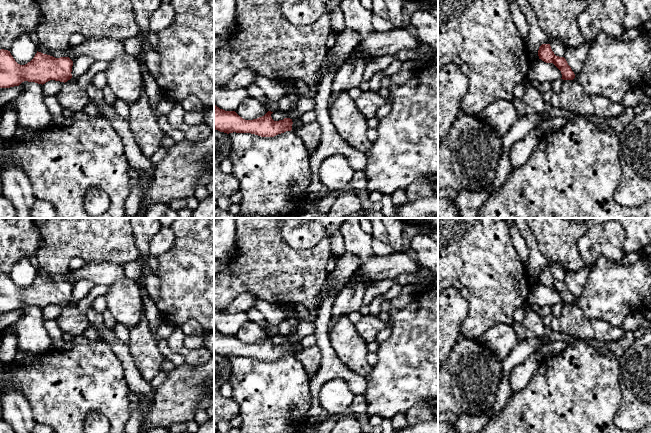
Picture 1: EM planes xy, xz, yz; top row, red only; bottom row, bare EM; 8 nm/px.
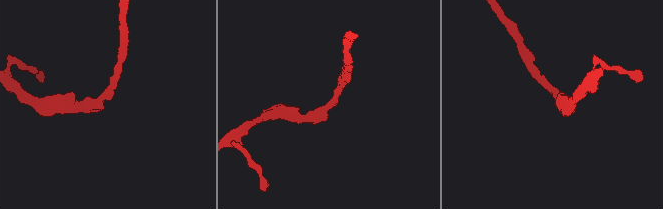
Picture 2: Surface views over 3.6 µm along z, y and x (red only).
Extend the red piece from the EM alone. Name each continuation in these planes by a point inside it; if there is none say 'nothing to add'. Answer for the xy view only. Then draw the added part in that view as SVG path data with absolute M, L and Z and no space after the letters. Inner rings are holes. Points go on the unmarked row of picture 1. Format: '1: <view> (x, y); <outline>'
nothing to add

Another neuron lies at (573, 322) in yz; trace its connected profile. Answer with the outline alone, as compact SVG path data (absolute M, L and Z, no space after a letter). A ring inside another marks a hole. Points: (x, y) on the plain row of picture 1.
M563 304L559 317L560 332L578 340L595 339L591 321L575 304Z

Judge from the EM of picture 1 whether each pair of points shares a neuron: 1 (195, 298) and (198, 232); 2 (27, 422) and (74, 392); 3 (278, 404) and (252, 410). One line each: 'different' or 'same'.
1: same
2: different
3: same

